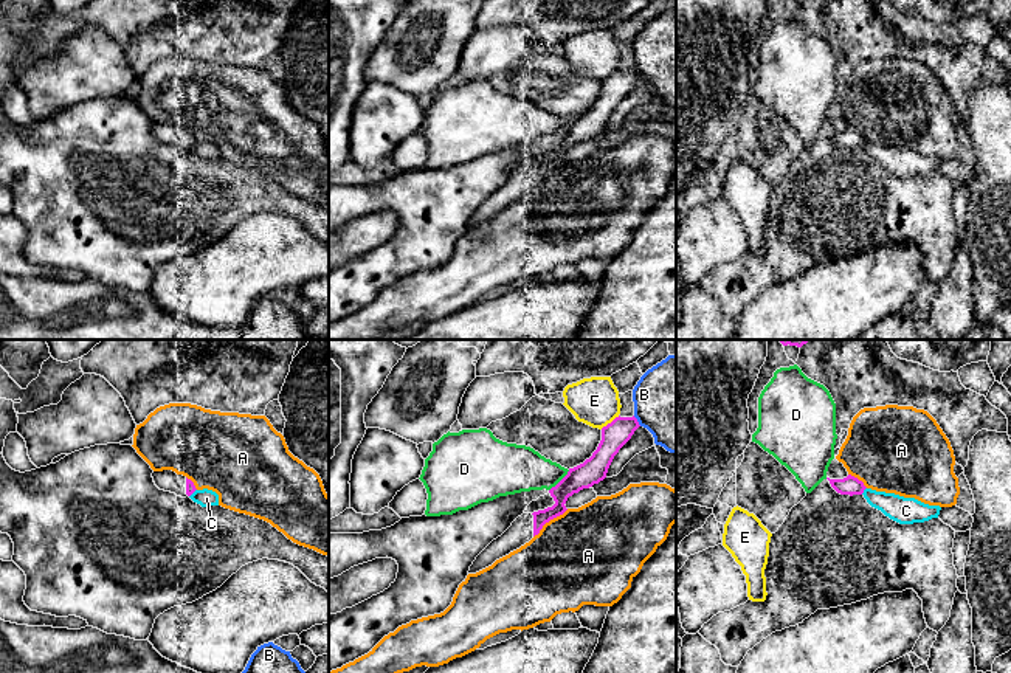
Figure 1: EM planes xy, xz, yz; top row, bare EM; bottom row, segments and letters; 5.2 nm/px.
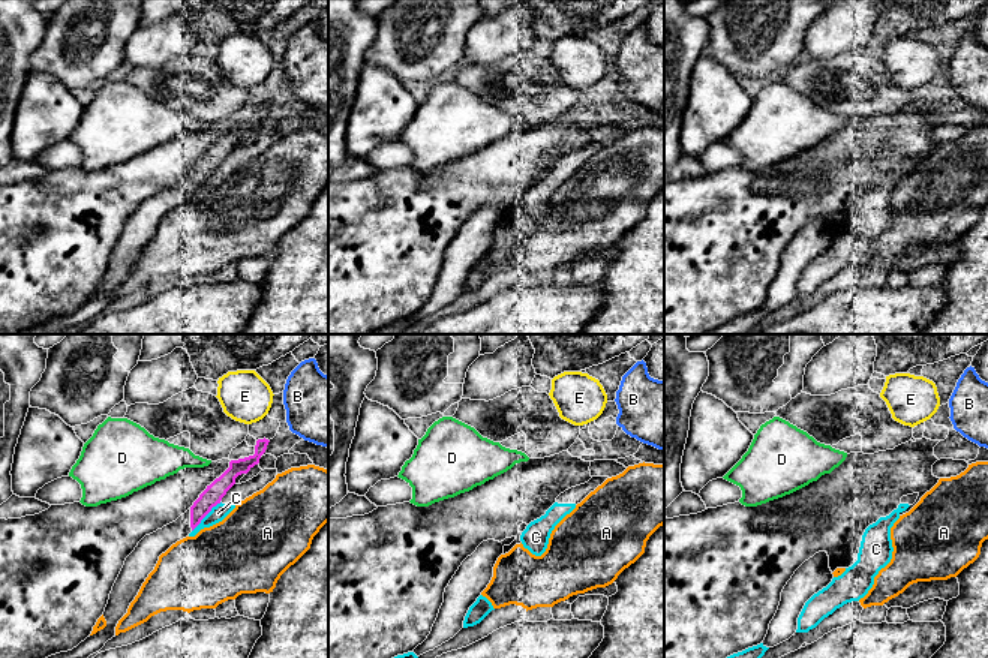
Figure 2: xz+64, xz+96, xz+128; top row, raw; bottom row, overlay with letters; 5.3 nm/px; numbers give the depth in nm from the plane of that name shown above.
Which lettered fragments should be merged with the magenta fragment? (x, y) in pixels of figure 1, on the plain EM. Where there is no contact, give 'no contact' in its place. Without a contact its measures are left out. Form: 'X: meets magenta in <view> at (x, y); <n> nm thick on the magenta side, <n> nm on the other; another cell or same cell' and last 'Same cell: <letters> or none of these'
A: meets magenta in xz at (549, 172); 120 nm thick on the magenta side, 480 nm on the other; another cell
B: meets magenta in xz at (636, 73); 140 nm thick on the magenta side, 420 nm on the other; another cell
C: meets magenta in yz at (864, 141); 100 nm thick on the magenta side, 140 nm on the other; another cell
D: meets magenta in xz at (560, 134); 140 nm thick on the magenta side, 260 nm on the other; another cell
E: meets magenta in xz at (611, 75); 140 nm thick on the magenta side, 240 nm on the other; another cell
Same cell: none of these

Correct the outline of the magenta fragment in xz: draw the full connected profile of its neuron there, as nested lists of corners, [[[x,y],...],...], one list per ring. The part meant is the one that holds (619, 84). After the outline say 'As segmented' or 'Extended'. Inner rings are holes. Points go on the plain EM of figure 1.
[[[619,68],[611,76],[603,79],[602,93],[592,109],[583,116],[569,121],[568,127],[549,143],[555,157],[544,163],[523,166],[521,169],[518,169],[501,189],[493,192],[476,209],[476,212],[470,219],[468,226],[476,226],[492,219],[496,212],[529,195],[535,188],[540,186],[546,175],[563,167],[568,163],[564,157],[569,149],[603,133],[614,109],[631,91],[639,79],[640,78],[634,68]]]. Extended

